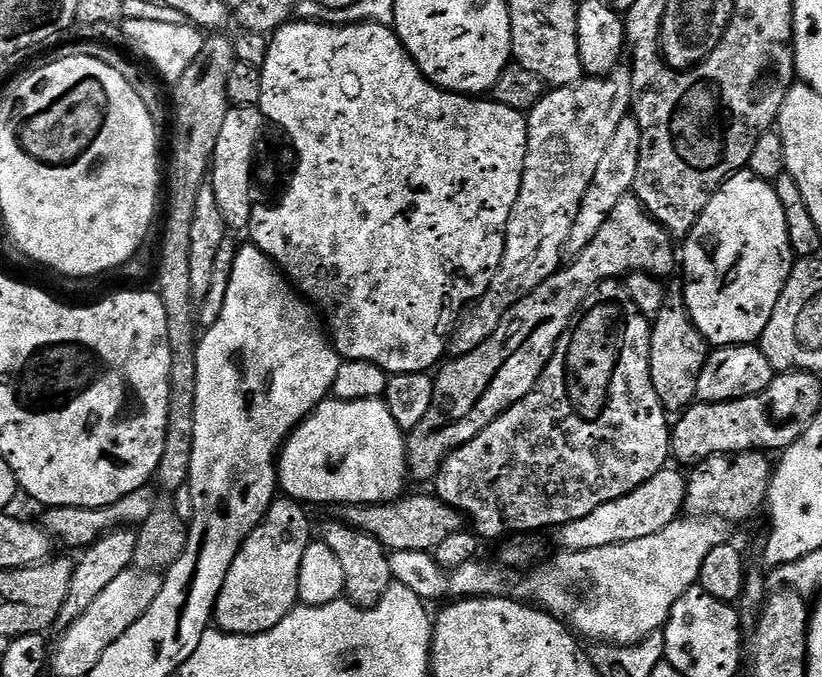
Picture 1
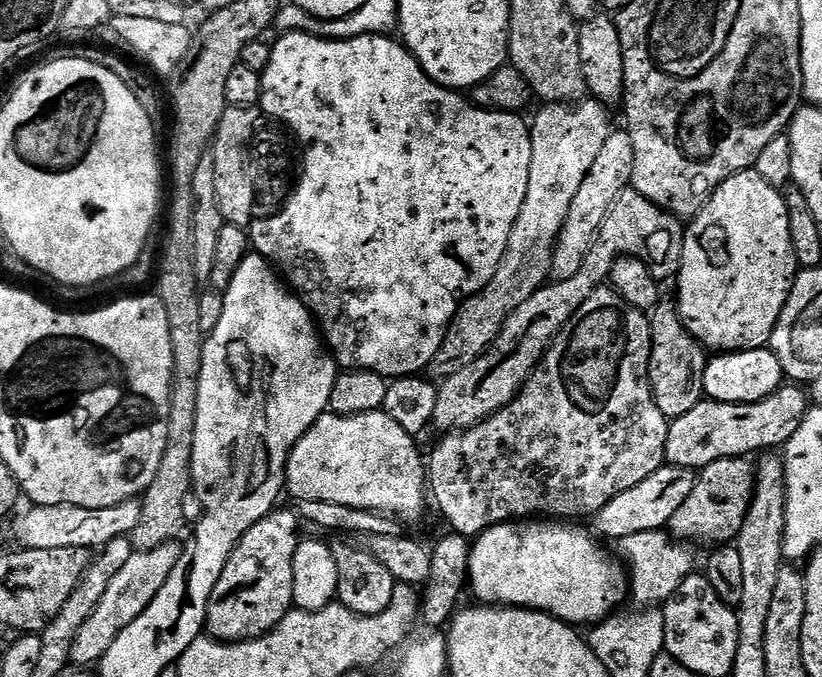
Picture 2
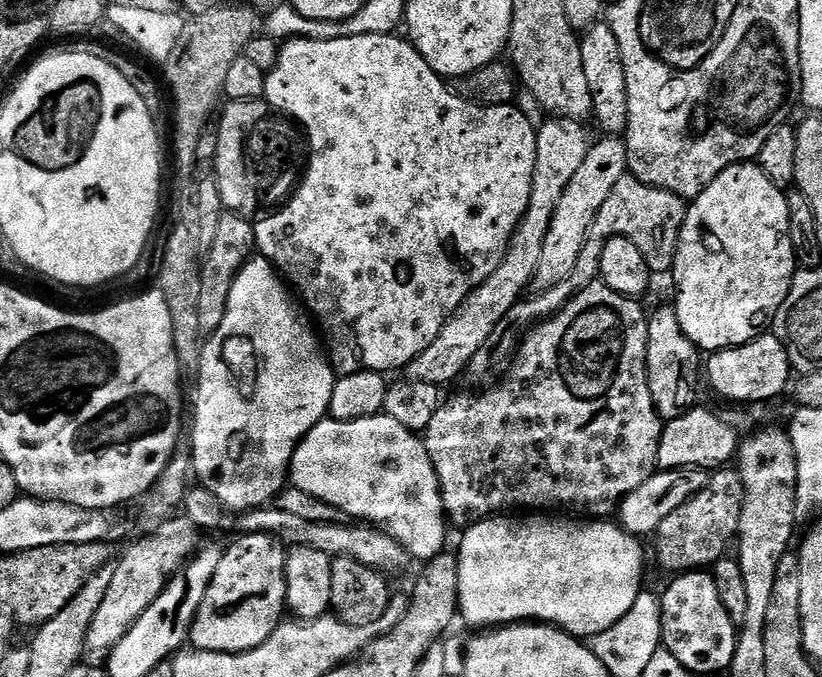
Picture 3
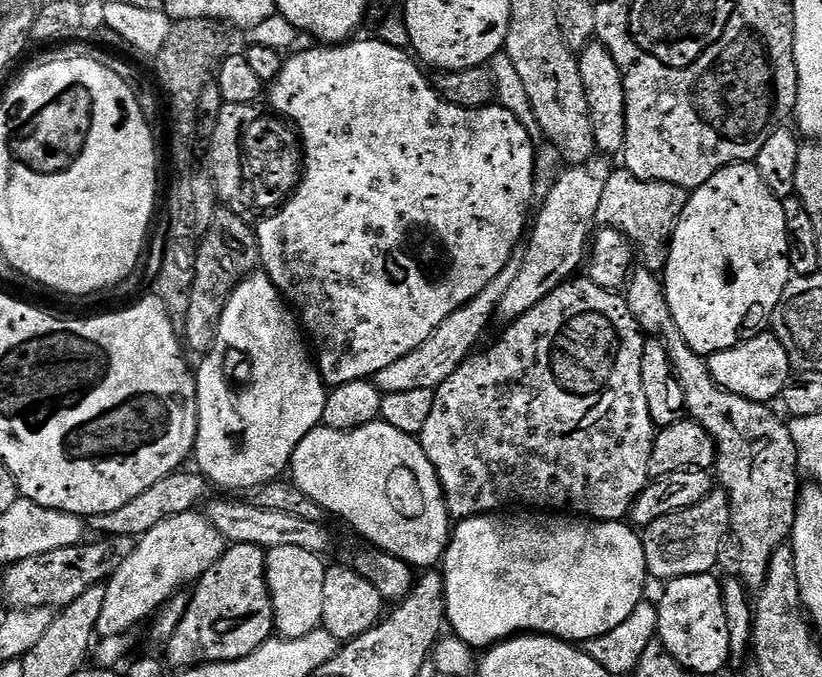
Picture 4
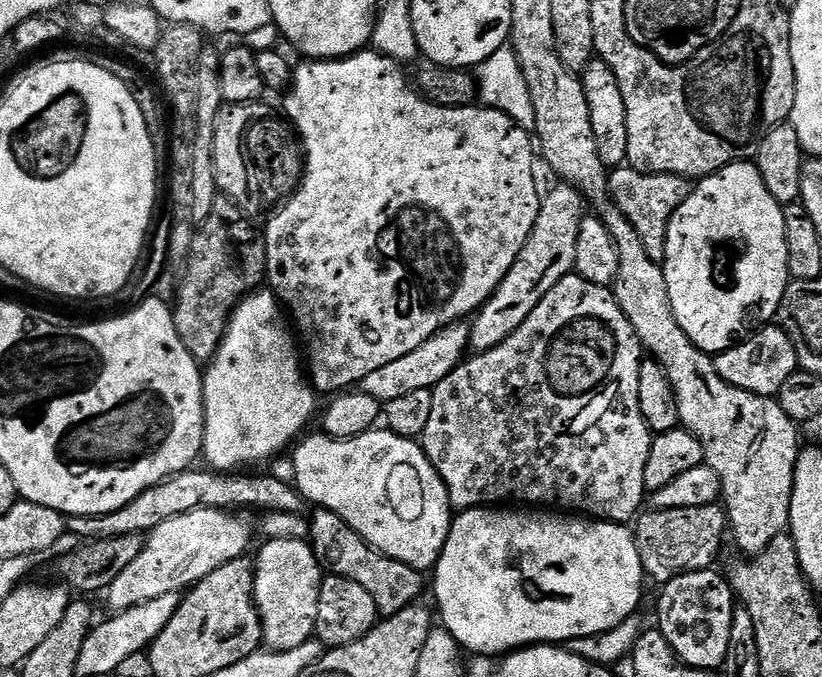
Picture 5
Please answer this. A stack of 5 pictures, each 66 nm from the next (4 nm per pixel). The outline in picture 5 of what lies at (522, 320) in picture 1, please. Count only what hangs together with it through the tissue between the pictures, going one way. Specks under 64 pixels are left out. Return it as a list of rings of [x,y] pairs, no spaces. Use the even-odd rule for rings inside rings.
[[[621,166],[611,169],[608,178],[608,191],[611,203],[631,222],[638,238],[642,238],[642,246],[646,246],[646,254],[657,262],[664,259],[666,234],[670,218],[686,202],[693,185],[683,176],[662,174],[661,172],[639,172],[631,166]]]

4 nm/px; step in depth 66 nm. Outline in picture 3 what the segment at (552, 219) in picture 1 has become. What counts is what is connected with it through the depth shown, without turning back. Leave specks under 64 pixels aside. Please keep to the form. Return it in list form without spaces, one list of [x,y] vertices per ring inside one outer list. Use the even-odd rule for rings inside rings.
[[[548,118],[536,128],[536,161],[532,175],[530,202],[526,214],[520,219],[519,226],[514,230],[512,241],[508,243],[507,254],[502,258],[498,270],[494,270],[494,274],[490,274],[490,278],[486,278],[486,282],[482,282],[482,286],[475,288],[458,306],[458,310],[454,310],[452,317],[442,326],[438,338],[434,338],[434,342],[430,342],[430,346],[426,350],[422,350],[422,354],[418,354],[418,358],[414,358],[408,363],[407,379],[430,382],[437,386],[445,386],[444,384],[458,379],[459,376],[461,379],[465,375],[468,363],[474,358],[474,354],[478,354],[478,350],[482,350],[482,346],[486,346],[486,338],[490,338],[490,334],[494,334],[494,326],[498,326],[498,322],[502,322],[502,318],[506,318],[506,314],[510,314],[513,306],[520,303],[522,297],[527,293],[524,291],[527,290],[528,283],[531,285],[536,273],[540,271],[542,246],[546,230],[558,204],[558,198],[562,196],[562,190],[566,190],[566,186],[570,186],[570,178],[574,178],[578,166],[582,166],[582,162],[586,162],[590,139],[588,140],[587,134],[584,133],[584,127],[585,125],[580,122]]]

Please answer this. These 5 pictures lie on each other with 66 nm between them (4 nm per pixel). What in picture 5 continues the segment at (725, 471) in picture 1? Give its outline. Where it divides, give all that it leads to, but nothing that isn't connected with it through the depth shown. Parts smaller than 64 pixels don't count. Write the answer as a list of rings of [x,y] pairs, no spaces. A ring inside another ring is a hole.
[[[719,503],[701,508],[648,510],[635,521],[634,535],[645,573],[663,586],[683,572],[702,572],[715,565],[712,563],[720,552],[724,536],[726,540],[726,512]]]

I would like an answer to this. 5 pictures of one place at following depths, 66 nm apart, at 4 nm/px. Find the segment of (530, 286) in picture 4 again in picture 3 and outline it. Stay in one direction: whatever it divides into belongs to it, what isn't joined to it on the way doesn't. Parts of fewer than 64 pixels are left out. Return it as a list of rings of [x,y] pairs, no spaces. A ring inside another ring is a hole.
[[[600,138],[593,143],[586,154],[586,162],[578,166],[574,178],[570,178],[570,186],[562,190],[558,204],[552,215],[540,258],[540,271],[536,273],[535,283],[541,289],[558,286],[574,270],[578,263],[578,254],[582,254],[582,246],[588,241],[588,231],[598,214],[602,210],[602,202],[610,198],[610,190],[614,190],[618,178],[628,172],[628,146],[620,138]]]

